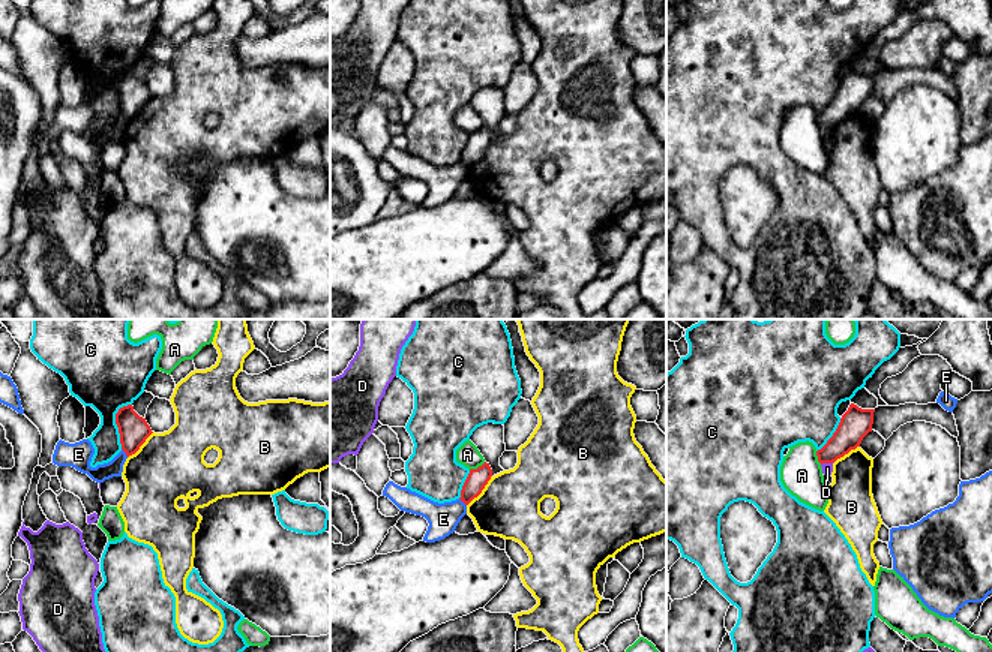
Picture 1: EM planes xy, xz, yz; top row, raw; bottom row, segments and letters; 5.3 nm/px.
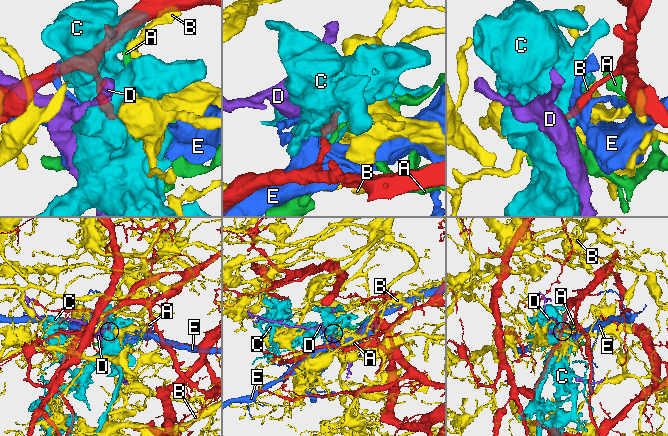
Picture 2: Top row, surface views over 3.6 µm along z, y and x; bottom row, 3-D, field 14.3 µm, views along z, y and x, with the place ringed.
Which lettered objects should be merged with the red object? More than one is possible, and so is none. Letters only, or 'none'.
none

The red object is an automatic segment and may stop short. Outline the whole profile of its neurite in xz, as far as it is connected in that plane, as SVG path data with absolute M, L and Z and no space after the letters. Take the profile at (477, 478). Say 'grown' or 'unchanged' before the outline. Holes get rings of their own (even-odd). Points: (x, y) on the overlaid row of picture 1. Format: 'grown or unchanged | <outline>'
unchanged | M486 462L477 469L470 469L470 474L462 486L459 499L465 505L468 505L474 498L477 498L482 493L491 477L492 469Z

